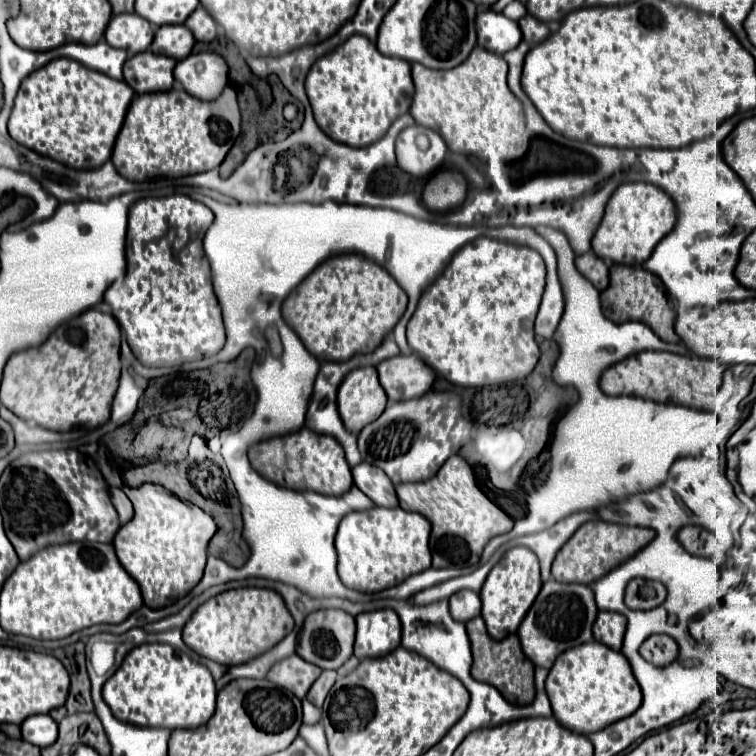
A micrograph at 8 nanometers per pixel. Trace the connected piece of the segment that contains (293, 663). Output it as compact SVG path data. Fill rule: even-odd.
M290 655L290 657L282 659L280 663L276 663L268 671L266 679L276 683L278 687L292 691L298 699L304 699L308 689L312 687L312 683L318 679L320 673L322 673L320 667L300 659L298 655Z

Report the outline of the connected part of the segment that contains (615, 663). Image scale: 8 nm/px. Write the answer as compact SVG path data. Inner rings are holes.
M598 641L564 651L550 669L546 693L556 721L576 733L596 733L622 717L632 715L642 703L642 691L630 671L628 659Z

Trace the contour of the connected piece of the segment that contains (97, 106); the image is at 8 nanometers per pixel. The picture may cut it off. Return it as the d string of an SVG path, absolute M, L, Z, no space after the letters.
M54 59L22 81L8 121L8 131L14 141L44 157L50 157L72 169L96 169L110 159L116 135L122 127L132 97L134 91L124 81L116 81L100 71L92 71L72 59Z

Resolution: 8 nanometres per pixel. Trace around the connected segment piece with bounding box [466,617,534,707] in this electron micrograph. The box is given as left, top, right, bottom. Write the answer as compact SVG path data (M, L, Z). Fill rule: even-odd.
M474 617L472 621L468 621L466 629L472 643L472 655L474 655L472 677L476 681L492 683L512 705L520 705L520 707L530 705L534 701L534 665L524 657L518 637L510 635L502 640L492 639L486 633L486 625L482 617Z

